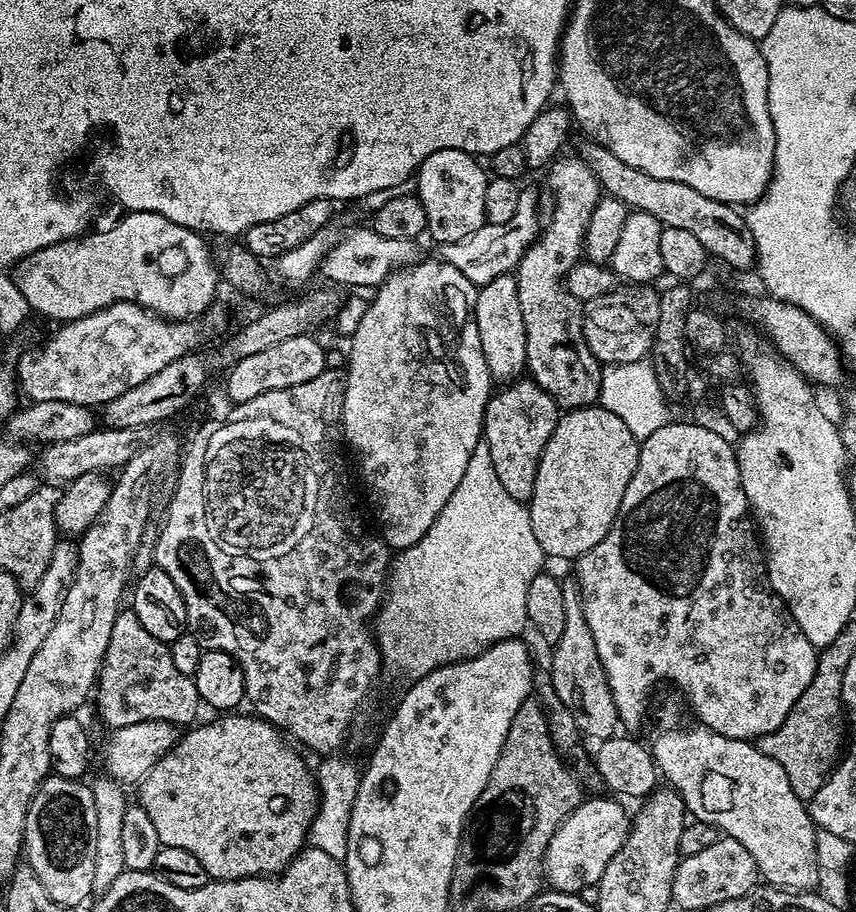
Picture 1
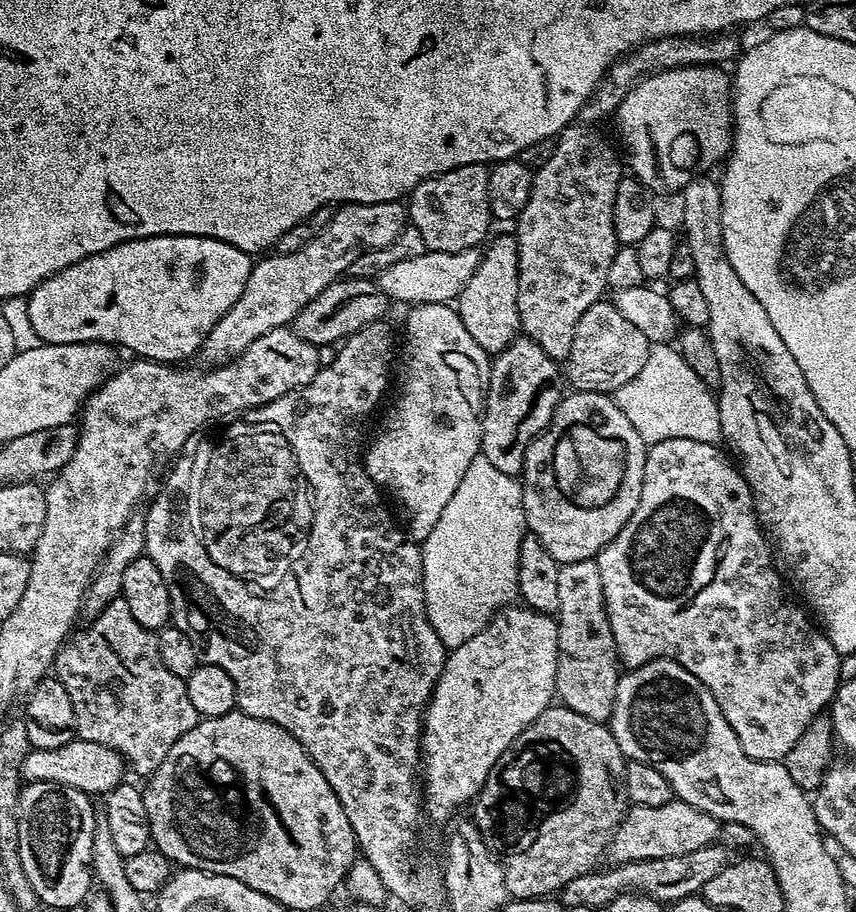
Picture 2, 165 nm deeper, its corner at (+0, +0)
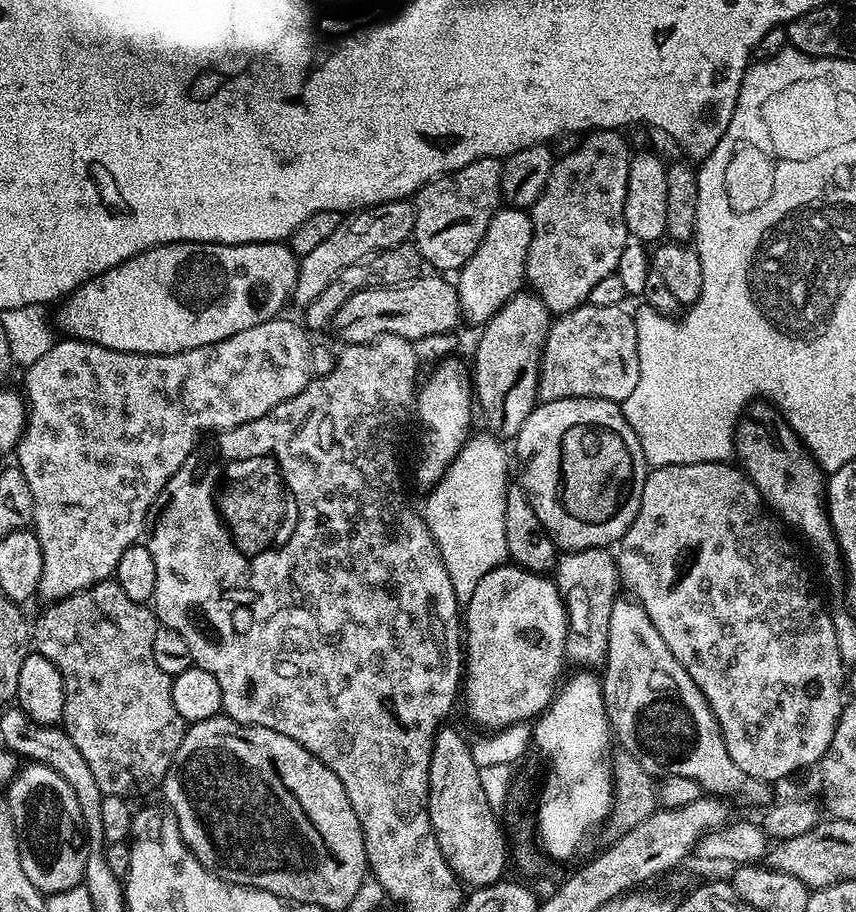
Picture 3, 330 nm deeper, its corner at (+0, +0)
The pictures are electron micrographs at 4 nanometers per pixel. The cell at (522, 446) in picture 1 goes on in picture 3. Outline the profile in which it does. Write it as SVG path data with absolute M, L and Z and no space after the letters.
M531 290L516 292L494 318L483 325L476 344L476 361L470 364L470 379L478 408L484 411L487 431L497 438L515 438L522 422L538 403L536 390L540 377L540 355L548 337L550 313Z

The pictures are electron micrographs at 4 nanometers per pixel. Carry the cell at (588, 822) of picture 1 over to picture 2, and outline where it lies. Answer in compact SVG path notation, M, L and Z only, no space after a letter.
M675 798L662 806L632 806L624 813L624 819L608 843L607 855L612 856L613 865L618 865L691 854L693 850L702 850L717 843L720 826L721 821L710 814Z

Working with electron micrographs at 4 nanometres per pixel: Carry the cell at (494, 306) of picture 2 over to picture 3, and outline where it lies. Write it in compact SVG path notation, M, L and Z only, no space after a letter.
M504 206L494 214L494 218L490 218L490 226L486 226L486 234L482 238L478 250L474 250L470 259L460 267L454 280L460 303L460 314L467 323L469 320L470 323L477 324L477 326L487 324L490 318L494 318L494 314L498 314L498 310L502 310L502 306L506 306L506 302L510 302L510 298L516 292L525 287L526 254L530 250L531 241L532 218L525 209Z

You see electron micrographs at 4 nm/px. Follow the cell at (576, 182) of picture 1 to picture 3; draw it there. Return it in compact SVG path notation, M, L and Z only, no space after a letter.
M592 130L581 139L580 146L573 153L557 159L550 170L550 178L546 178L546 186L538 198L538 202L530 210L532 218L532 241L530 250L526 254L526 270L524 271L527 283L531 291L536 293L538 299L547 306L549 313L563 314L579 308L581 304L588 303L590 290L594 290L597 282L602 278L613 275L618 266L618 258L622 258L622 250L629 242L629 234L624 225L624 203L626 202L626 178L628 177L628 162L630 152L627 152L628 144L623 140L621 133L616 130Z

